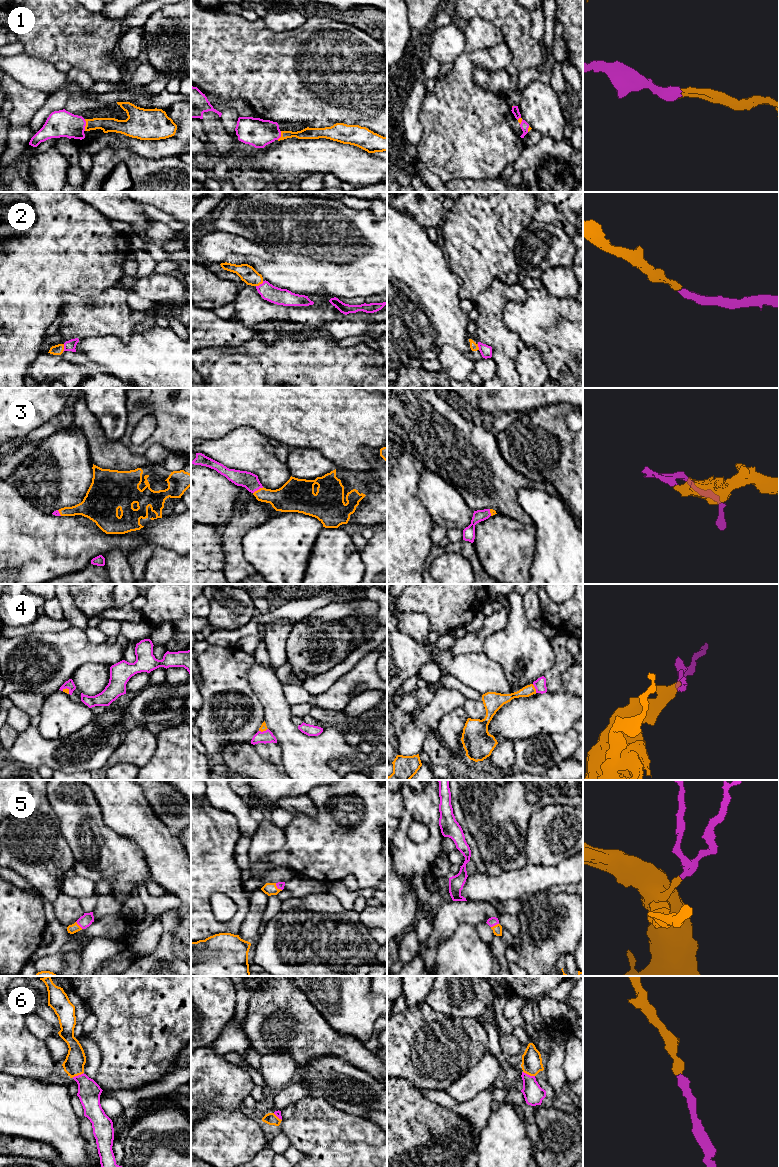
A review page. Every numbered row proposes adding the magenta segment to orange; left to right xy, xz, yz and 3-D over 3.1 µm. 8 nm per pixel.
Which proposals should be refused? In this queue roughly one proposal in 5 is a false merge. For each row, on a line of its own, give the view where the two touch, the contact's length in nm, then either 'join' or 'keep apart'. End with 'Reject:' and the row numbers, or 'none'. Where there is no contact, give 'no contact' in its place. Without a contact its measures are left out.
1: meets orange in xy; contact 100 nm long; join
2: meets orange in xz; contact 80 nm long; join
3: meets orange in xz; contact 100 nm long; join
4: meets orange in yz; contact 80 nm long; join
5: meets orange in yz; contact 70 nm long; join
6: meets orange in yz; contact 100 nm long; join
Reject: none

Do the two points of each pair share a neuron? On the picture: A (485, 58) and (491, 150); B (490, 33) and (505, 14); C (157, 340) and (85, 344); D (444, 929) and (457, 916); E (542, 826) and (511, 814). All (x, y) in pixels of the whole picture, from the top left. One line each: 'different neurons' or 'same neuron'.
A: same neuron
B: different neurons
C: same neuron
D: same neuron
E: different neurons

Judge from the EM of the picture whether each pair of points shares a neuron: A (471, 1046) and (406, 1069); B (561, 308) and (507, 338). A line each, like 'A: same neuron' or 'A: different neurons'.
A: same neuron
B: different neurons

